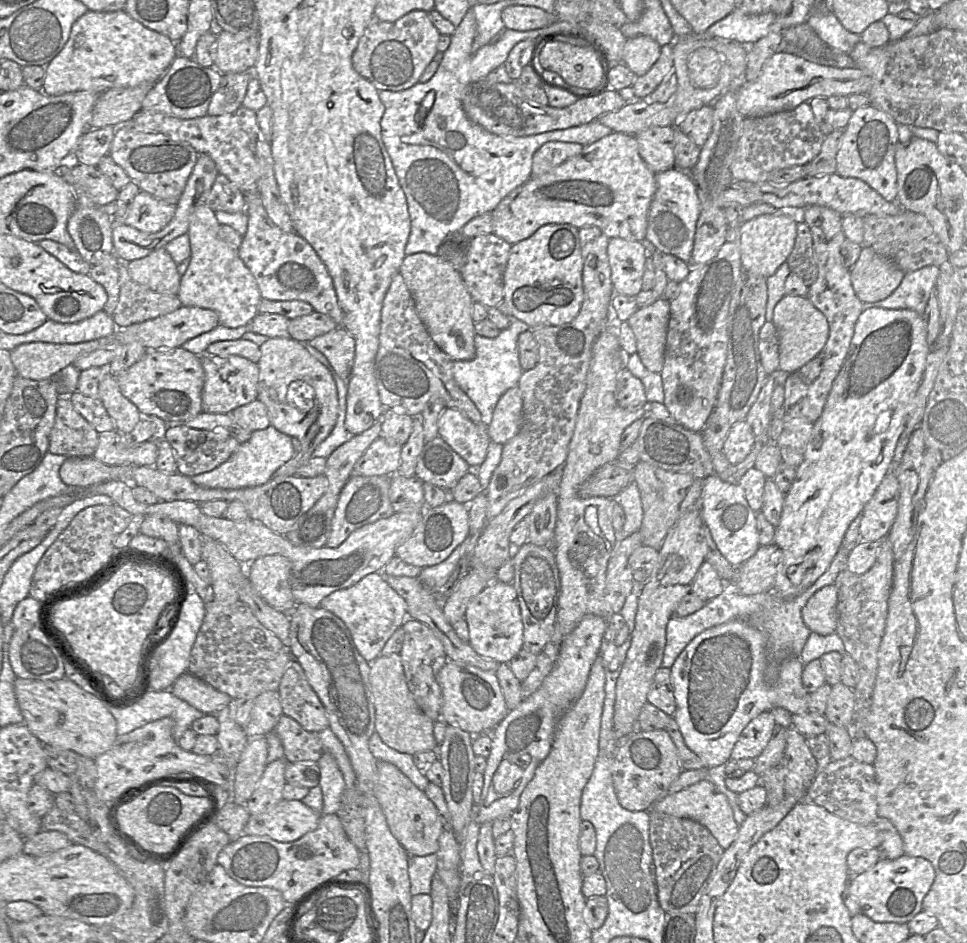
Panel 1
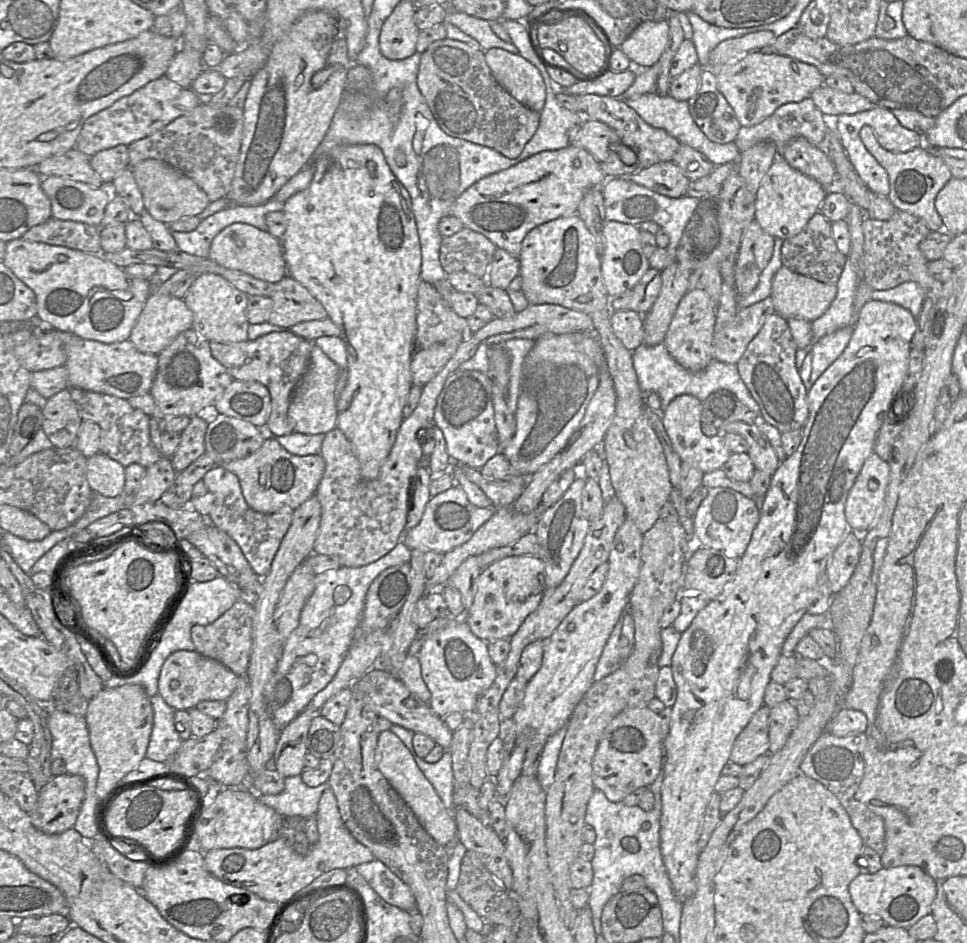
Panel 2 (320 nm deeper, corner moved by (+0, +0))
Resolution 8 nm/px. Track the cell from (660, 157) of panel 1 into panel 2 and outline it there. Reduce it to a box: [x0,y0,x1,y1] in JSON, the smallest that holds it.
[572,119,621,162]

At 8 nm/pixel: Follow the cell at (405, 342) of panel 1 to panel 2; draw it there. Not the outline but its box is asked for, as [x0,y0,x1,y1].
[416,281,473,349]

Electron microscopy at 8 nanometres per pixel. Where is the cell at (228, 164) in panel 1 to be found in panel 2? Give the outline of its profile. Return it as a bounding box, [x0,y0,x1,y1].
[75,76,200,157]

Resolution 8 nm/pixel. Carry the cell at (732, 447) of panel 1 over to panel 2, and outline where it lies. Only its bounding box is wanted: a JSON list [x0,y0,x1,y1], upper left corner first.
[662,394,731,474]

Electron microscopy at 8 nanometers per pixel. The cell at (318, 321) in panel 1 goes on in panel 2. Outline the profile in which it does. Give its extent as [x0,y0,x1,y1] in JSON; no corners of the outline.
[268,275,328,330]

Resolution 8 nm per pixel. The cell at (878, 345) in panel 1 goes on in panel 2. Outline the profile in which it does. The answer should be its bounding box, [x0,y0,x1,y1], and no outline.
[660,300,917,903]

